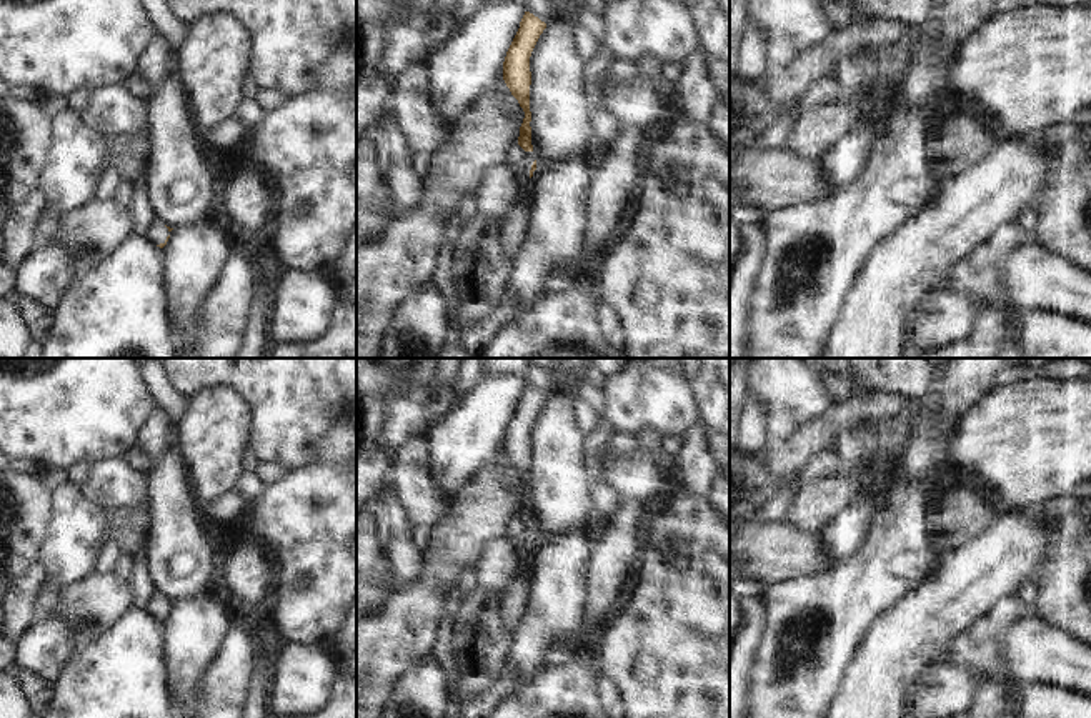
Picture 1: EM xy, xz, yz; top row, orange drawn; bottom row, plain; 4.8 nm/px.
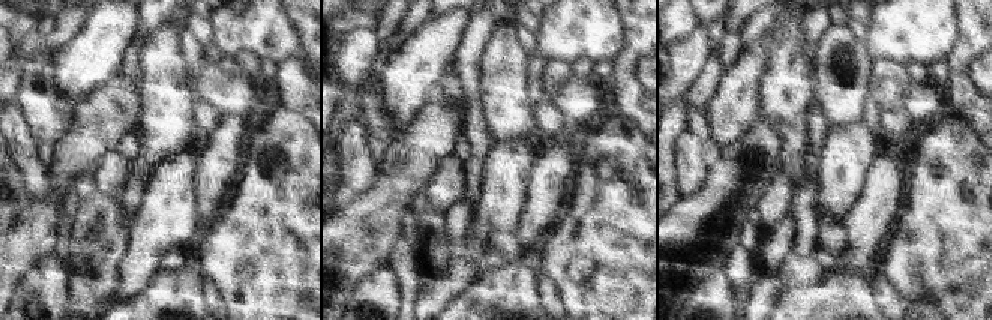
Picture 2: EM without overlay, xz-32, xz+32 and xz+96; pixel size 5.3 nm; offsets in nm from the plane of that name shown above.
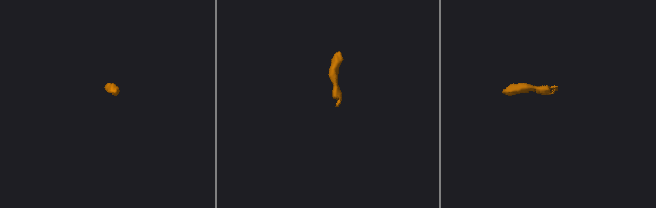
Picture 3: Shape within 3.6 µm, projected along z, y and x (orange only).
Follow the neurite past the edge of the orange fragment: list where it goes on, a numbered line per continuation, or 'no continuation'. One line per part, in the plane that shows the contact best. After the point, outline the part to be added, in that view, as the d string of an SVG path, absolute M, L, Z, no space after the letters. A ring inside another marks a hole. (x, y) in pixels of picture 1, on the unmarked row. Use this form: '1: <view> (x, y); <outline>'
1: xy (157, 605); M153 593L147 601L145 611L153 618L160 618L160 616L165 616L168 608L170 608L168 601L162 595Z

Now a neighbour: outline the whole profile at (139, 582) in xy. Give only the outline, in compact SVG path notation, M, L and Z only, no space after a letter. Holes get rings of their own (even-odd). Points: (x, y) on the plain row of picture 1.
M145 548L130 555L132 573L127 578L127 583L133 596L133 608L137 610L147 610L147 601L153 595L153 585L147 575L145 555Z

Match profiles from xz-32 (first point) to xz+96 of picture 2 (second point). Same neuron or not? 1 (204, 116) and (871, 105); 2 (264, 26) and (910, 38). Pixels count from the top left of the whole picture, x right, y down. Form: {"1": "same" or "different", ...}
{"1": "different", "2": "same"}

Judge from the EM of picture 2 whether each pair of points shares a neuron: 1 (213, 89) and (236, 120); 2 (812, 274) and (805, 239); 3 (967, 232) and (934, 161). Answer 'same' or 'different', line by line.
1: different
2: different
3: same

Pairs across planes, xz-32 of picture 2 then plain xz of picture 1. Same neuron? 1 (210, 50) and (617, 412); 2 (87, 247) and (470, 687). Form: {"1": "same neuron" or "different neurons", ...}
{"1": "different neurons", "2": "same neuron"}

